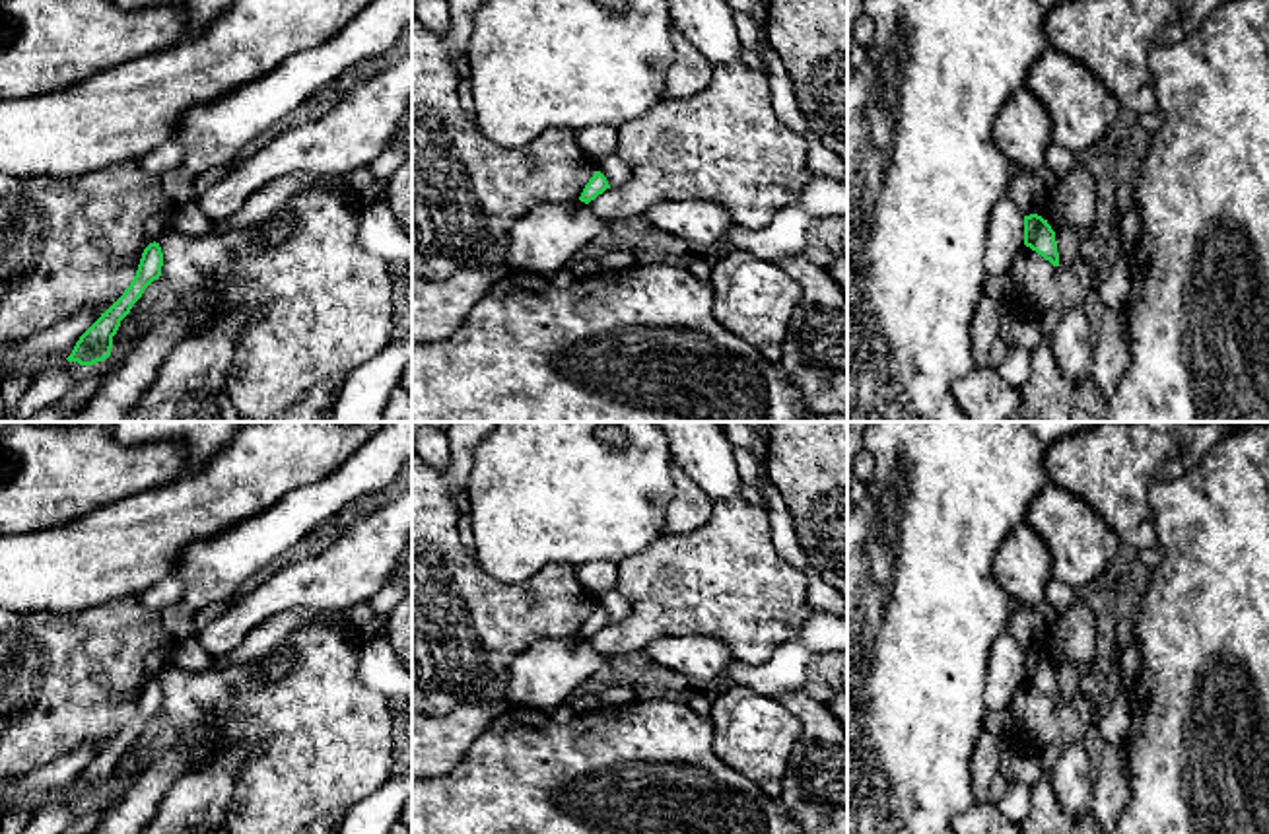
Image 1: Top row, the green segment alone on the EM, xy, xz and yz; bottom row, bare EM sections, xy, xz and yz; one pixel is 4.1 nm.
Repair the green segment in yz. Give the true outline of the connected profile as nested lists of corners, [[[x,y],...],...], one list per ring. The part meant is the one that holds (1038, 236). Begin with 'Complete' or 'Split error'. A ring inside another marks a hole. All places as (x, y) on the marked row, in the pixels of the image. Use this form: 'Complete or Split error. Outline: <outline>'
Complete. Outline: [[[1024,216],[1024,245],[1042,255],[1053,266],[1059,266],[1055,231],[1042,216]]]

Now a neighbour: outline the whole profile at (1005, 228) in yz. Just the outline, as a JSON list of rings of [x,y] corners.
[[[1003,196],[987,220],[987,251],[983,268],[987,274],[1005,274],[1014,257],[1024,249],[1024,214],[1018,204]]]

